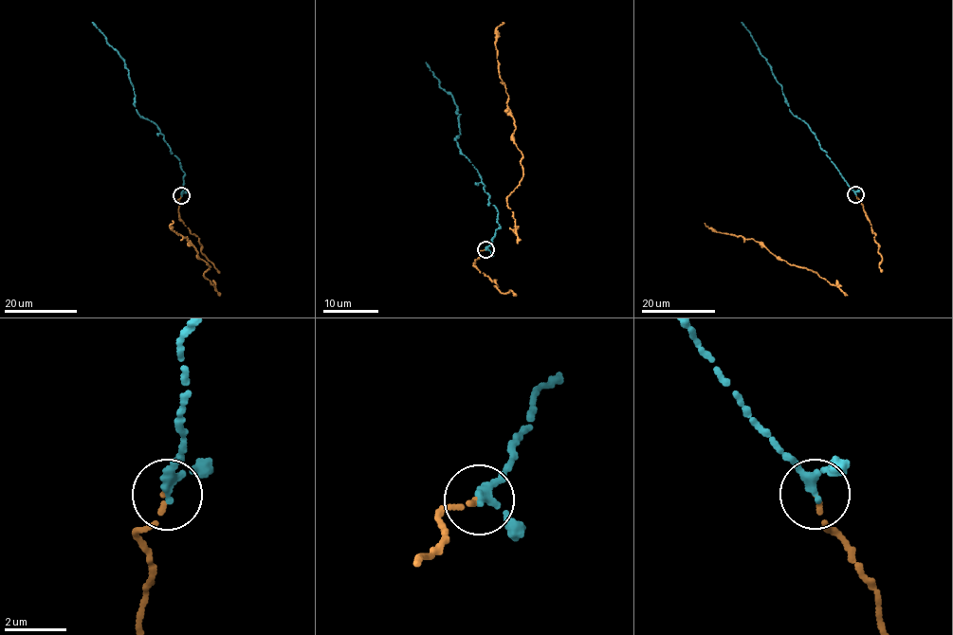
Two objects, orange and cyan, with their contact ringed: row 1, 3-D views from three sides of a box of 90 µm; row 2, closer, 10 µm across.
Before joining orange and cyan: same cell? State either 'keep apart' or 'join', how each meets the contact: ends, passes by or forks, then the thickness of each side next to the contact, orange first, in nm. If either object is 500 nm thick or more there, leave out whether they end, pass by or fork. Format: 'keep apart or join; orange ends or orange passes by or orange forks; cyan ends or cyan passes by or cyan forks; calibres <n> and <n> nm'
join; orange ends; cyan passes by; calibres 130 and 240 nm

